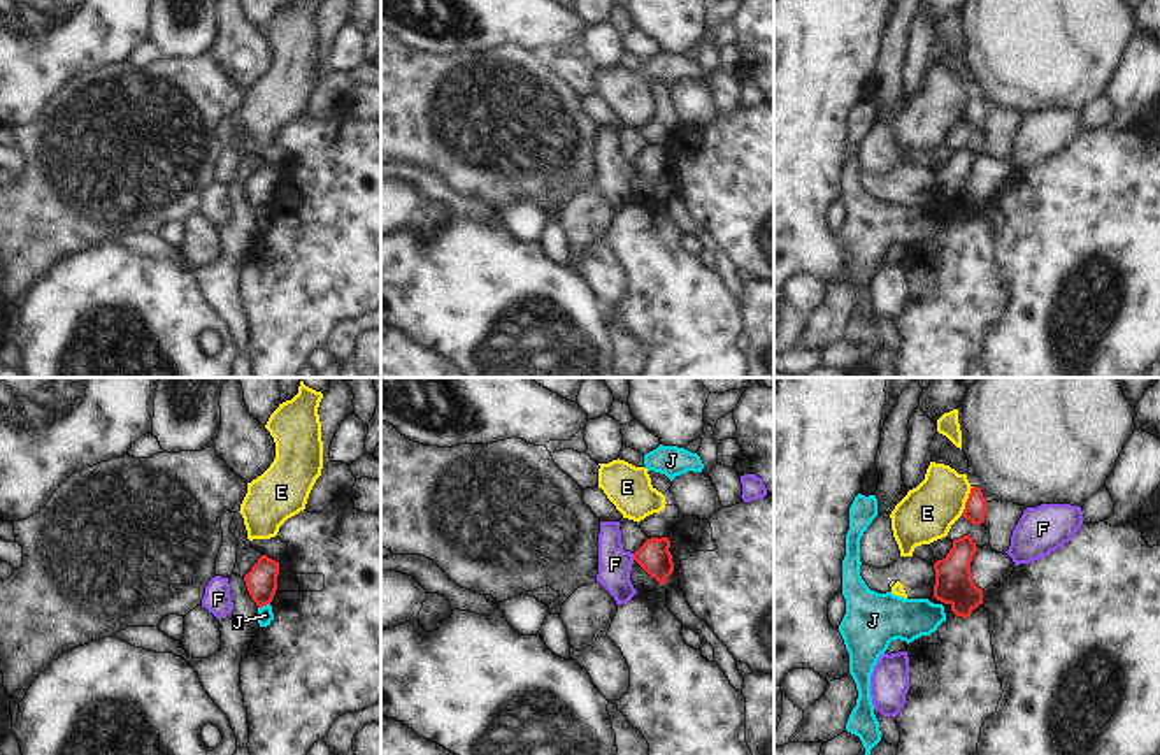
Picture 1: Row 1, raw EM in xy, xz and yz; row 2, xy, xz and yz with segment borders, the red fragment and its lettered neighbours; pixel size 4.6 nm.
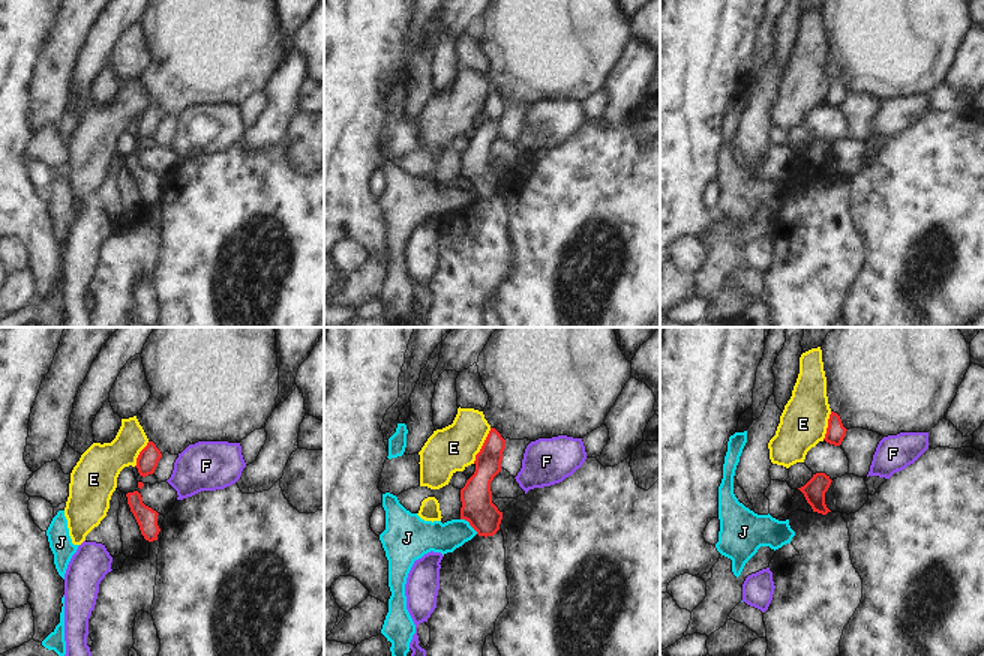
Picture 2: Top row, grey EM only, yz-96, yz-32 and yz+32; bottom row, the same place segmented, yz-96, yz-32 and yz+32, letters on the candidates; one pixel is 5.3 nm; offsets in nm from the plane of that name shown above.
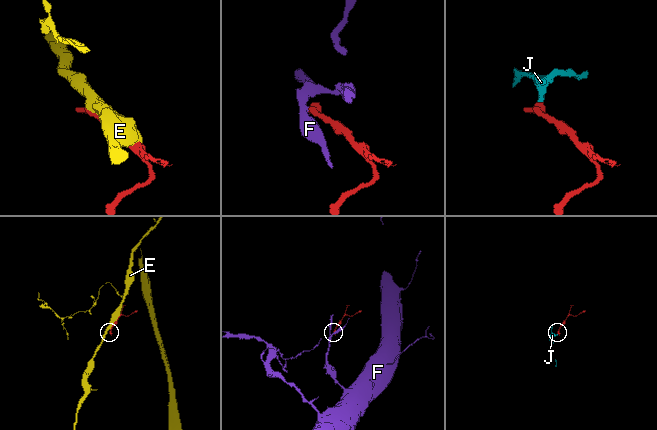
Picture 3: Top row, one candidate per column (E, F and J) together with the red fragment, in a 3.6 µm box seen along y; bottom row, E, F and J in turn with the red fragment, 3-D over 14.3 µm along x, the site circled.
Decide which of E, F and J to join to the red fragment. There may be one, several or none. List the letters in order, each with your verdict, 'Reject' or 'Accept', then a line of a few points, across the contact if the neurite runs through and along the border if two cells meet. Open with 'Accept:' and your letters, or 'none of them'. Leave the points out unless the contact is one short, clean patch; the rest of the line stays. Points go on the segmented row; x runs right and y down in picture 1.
Accept: none of them
E: Reject
F: Reject. Line: xz (632, 553), (634, 559)
J: Reject. Line: xy (269, 603), (258, 608)

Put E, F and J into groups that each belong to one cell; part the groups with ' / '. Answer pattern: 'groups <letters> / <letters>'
groups E / F / J

